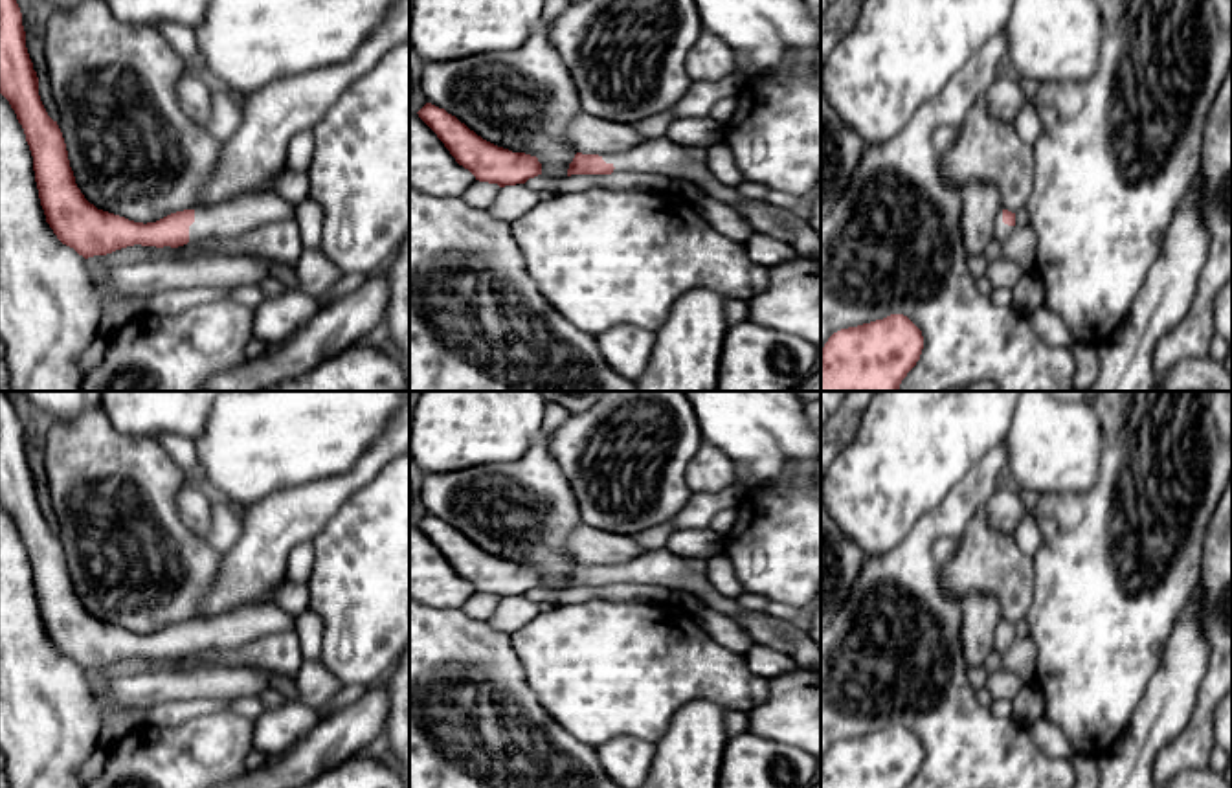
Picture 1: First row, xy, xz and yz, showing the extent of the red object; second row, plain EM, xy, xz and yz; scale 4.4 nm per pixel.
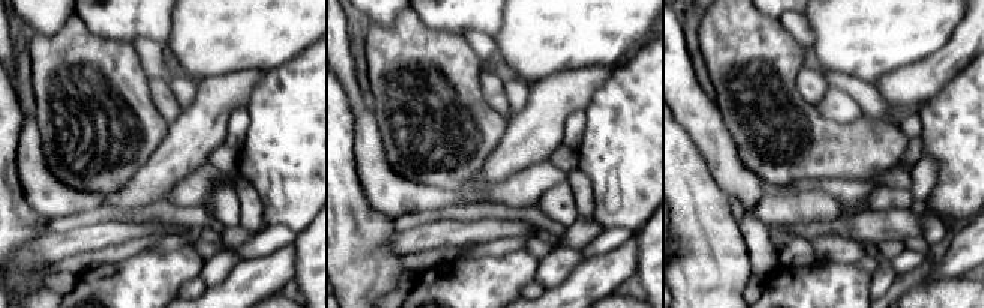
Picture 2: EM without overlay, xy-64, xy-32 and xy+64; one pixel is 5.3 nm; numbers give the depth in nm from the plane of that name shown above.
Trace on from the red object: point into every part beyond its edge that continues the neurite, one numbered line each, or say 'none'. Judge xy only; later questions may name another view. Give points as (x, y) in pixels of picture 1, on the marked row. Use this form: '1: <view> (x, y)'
1: xy (248, 212)

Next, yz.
1: yz (1001, 230)

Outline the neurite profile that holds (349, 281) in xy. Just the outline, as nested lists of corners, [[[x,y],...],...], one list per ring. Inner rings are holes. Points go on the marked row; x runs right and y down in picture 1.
[[[343,274],[343,277],[323,296],[319,305],[332,303],[356,290],[365,281],[364,274]]]

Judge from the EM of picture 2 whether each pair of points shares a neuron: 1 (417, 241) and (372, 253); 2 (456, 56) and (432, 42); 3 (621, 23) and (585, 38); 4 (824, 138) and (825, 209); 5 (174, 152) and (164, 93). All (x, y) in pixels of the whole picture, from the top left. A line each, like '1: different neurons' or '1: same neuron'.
1: different neurons
2: same neuron
3: same neuron
4: different neurons
5: different neurons

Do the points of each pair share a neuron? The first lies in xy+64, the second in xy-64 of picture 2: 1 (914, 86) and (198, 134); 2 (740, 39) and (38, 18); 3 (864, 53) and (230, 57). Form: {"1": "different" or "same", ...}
{"1": "same", "2": "different", "3": "same"}

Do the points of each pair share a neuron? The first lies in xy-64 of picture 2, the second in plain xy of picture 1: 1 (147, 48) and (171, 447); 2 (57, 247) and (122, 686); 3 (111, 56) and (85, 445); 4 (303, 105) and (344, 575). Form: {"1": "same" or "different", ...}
{"1": "same", "2": "same", "3": "same", "4": "same"}

